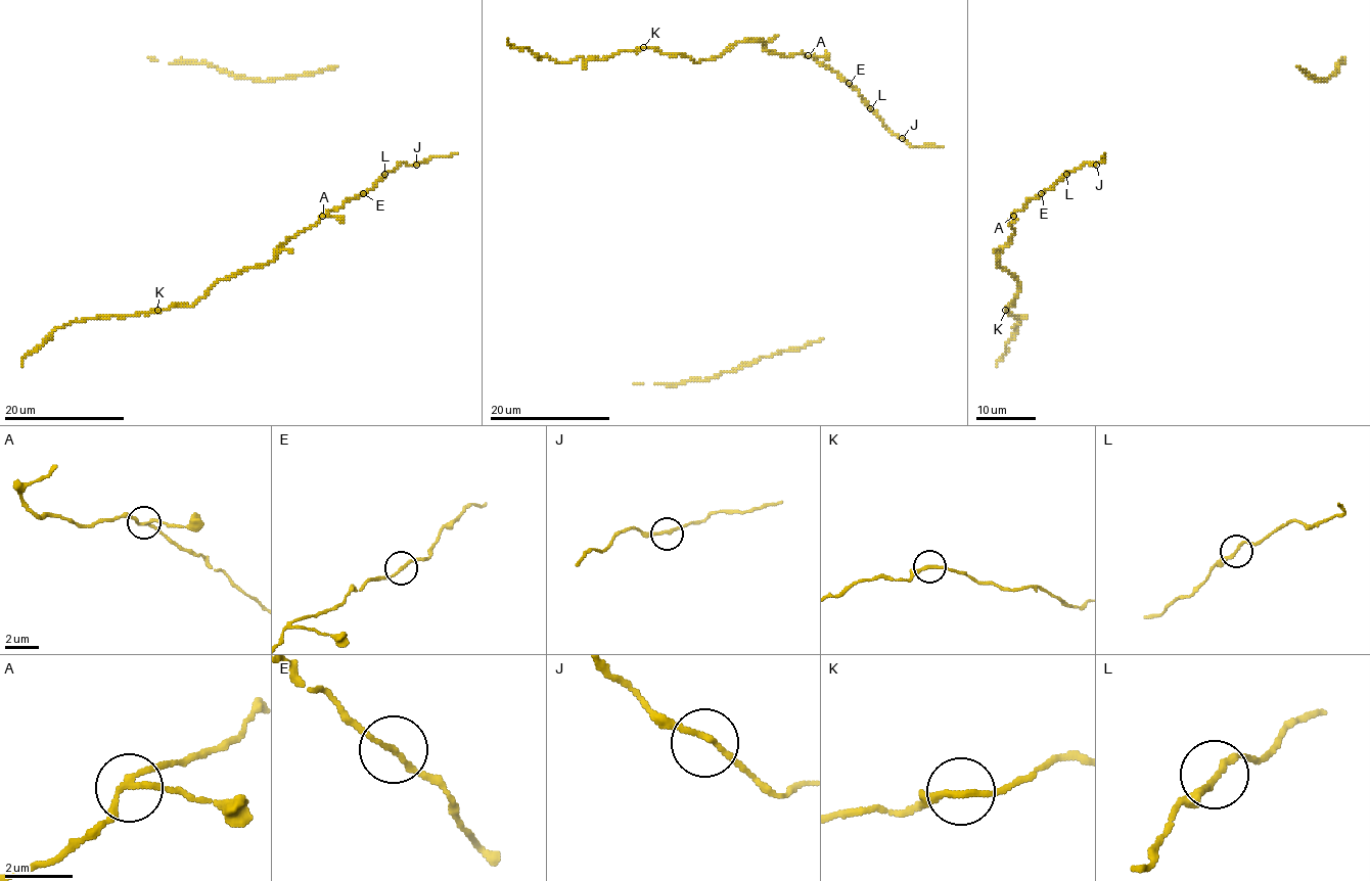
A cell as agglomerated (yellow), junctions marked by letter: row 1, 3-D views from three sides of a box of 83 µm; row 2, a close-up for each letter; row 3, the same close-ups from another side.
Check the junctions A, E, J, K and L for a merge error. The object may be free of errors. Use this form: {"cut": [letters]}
{"cut": ["A"]}

